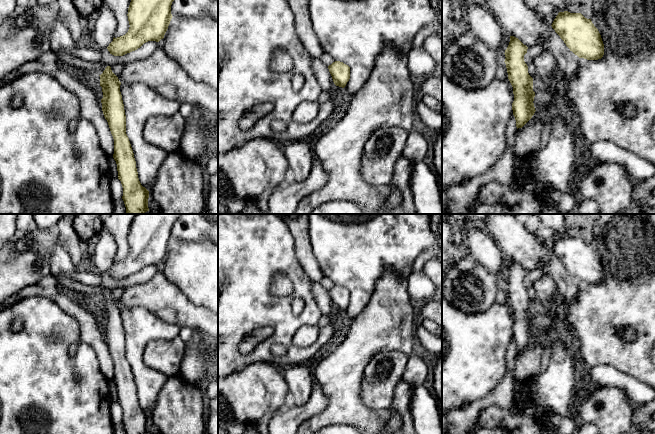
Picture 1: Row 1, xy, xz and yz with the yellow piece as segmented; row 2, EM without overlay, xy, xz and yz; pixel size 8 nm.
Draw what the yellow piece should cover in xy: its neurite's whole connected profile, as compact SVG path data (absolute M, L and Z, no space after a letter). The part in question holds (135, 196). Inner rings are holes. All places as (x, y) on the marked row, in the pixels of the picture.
M107 66L99 76L103 92L102 111L114 139L113 158L117 164L118 179L123 187L122 199L126 213L144 214L149 211L149 191L139 181L134 153L126 134L126 115L120 92L121 82L110 66Z

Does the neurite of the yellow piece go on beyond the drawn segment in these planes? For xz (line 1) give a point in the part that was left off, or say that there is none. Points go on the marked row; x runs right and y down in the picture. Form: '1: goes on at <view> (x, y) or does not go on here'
1: does not go on here

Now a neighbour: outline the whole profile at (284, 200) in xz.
M317 159L304 181L284 182L271 192L266 214L294 214L300 201L326 184L328 175Z

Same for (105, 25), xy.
M105 4L98 10L99 16L94 21L92 36L97 49L105 49L113 41L117 20L113 11Z

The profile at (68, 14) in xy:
M57 0L59 18L65 28L70 32L73 40L77 42L83 33L82 18L78 13L73 0Z

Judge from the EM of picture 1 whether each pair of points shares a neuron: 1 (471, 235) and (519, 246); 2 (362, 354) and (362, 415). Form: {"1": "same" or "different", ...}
{"1": "different", "2": "same"}

